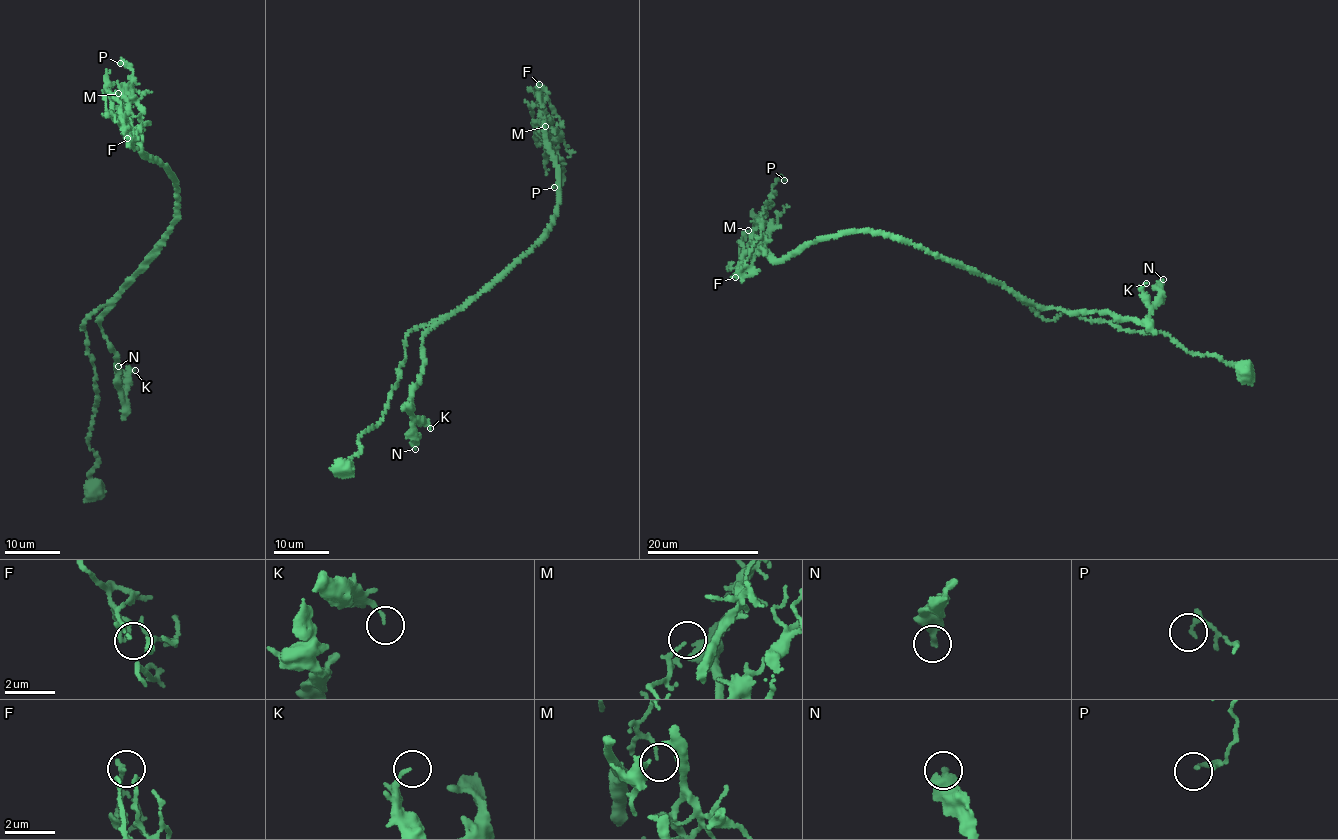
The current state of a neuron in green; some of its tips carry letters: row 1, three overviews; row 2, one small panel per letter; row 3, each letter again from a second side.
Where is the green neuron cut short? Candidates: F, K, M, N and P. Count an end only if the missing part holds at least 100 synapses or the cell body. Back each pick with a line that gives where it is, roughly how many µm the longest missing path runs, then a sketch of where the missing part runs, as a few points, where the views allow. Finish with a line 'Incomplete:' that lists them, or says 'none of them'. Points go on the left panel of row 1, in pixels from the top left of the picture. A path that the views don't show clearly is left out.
Incomplete: none of them

